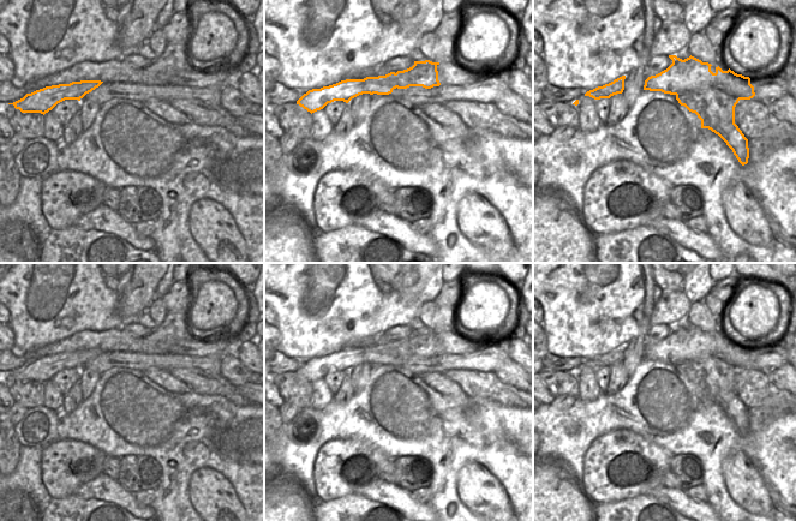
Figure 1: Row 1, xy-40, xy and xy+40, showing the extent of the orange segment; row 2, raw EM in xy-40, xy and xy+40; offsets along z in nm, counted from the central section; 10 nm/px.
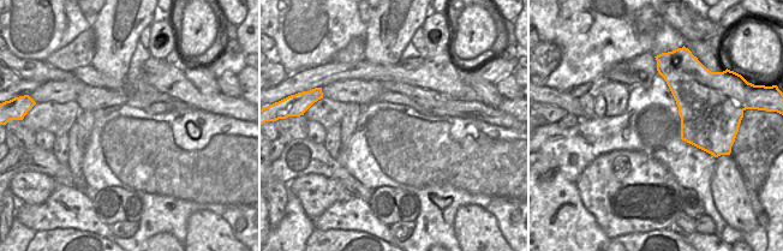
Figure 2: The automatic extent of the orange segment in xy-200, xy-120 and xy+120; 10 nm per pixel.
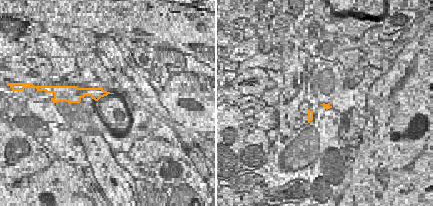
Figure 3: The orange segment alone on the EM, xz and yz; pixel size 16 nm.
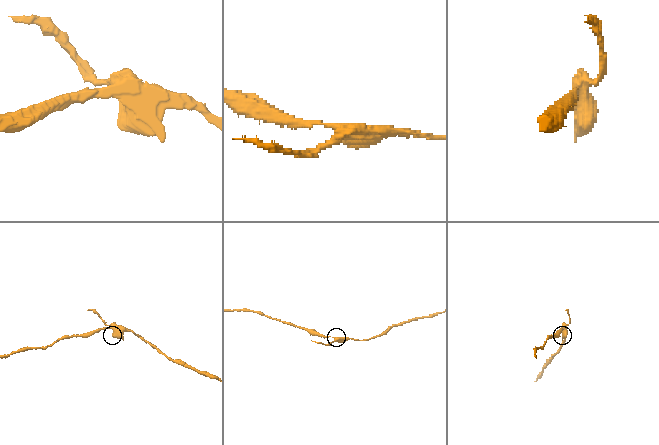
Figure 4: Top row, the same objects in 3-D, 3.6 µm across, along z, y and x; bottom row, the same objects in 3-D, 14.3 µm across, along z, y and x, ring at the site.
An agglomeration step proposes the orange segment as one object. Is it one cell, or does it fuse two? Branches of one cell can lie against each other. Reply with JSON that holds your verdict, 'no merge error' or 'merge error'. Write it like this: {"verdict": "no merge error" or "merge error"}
{"verdict": "merge error"}

